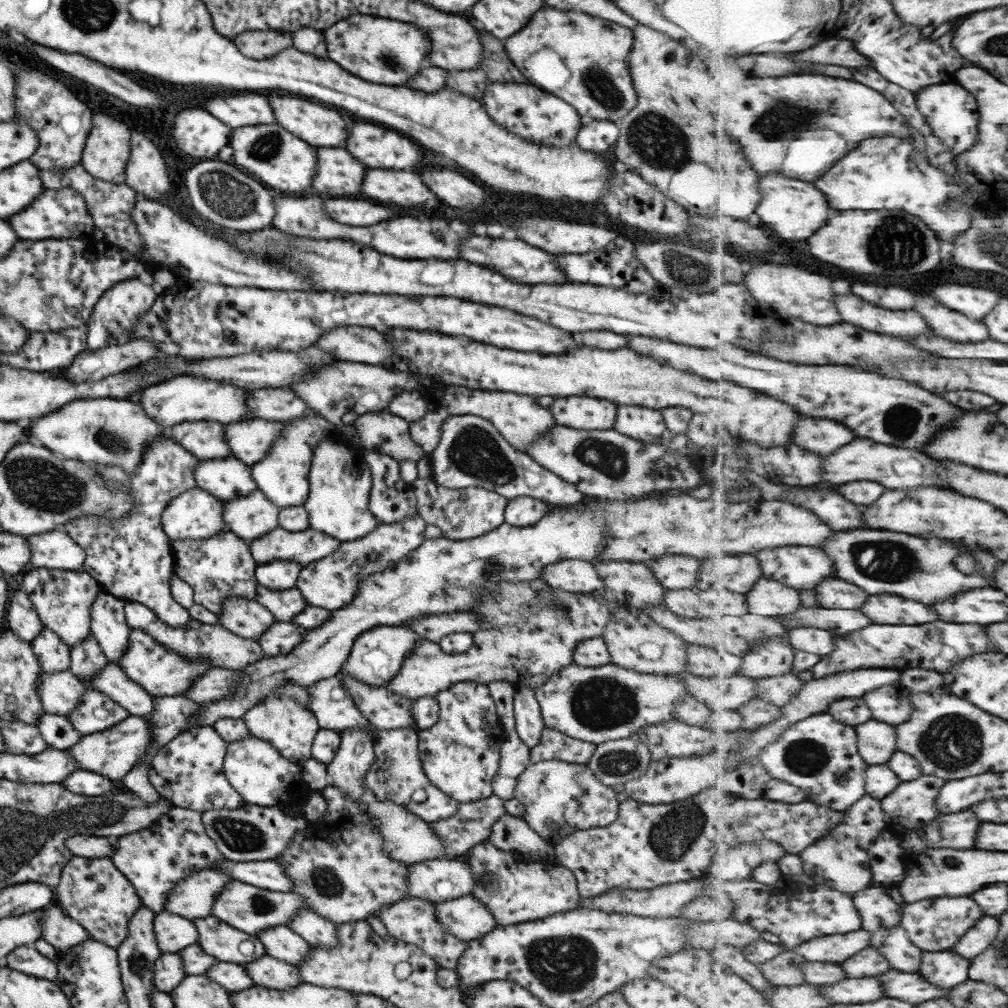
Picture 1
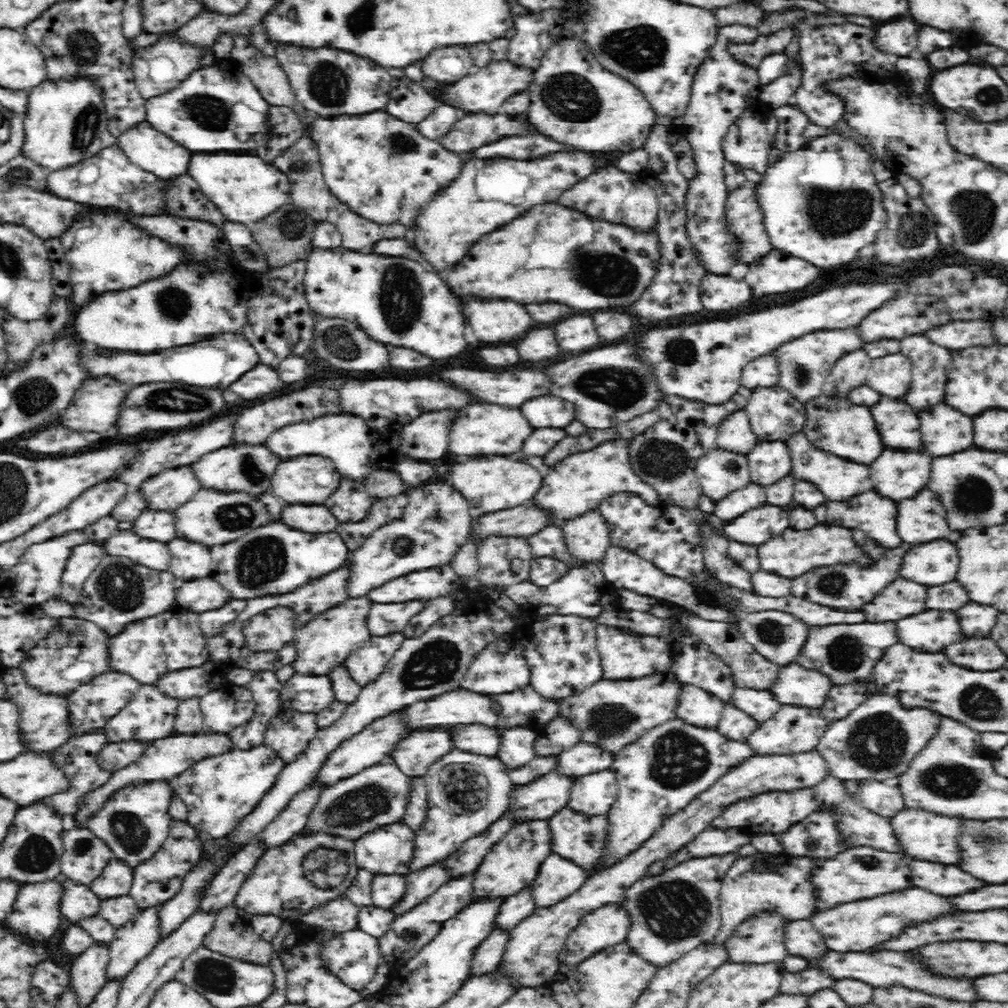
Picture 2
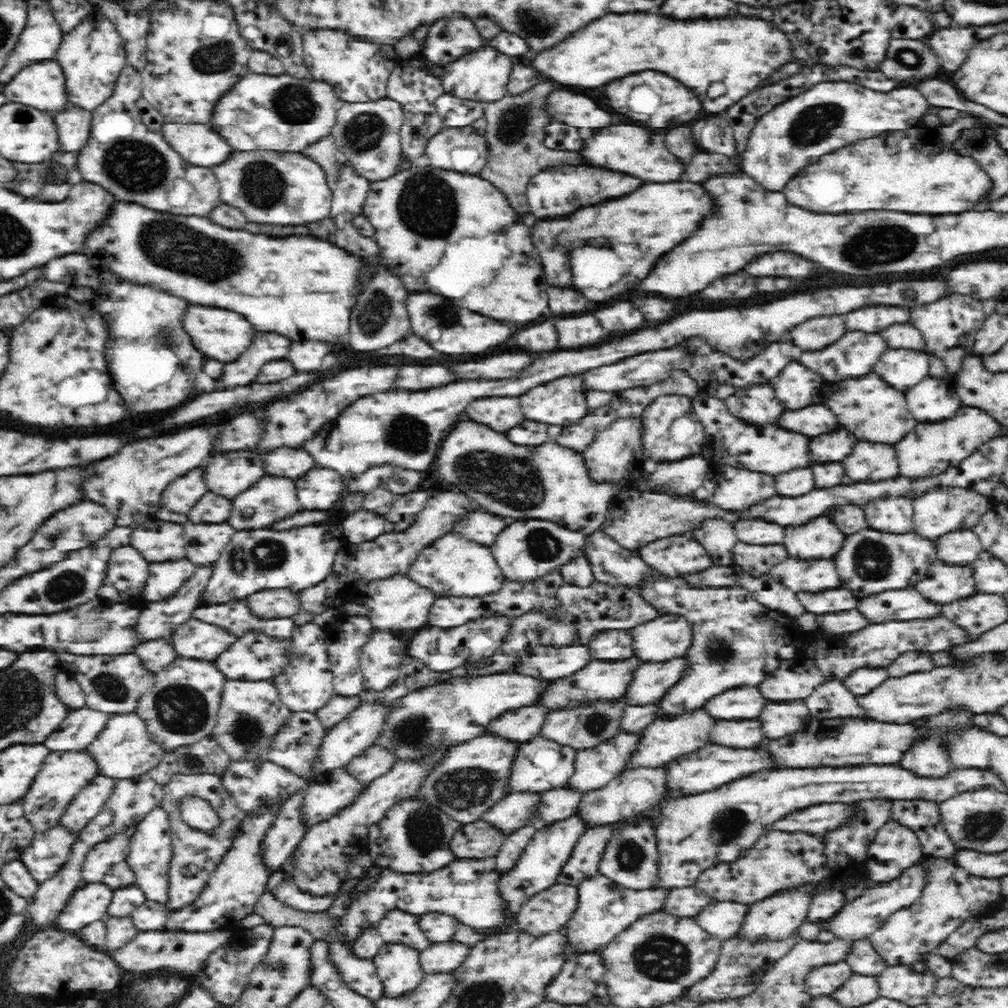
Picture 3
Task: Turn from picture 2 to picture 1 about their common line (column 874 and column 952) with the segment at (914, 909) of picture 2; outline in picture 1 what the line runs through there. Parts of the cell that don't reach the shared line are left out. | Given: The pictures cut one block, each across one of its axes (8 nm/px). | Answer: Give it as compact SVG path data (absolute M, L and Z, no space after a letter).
M927 898L904 907L901 924L909 938L923 951L953 950L955 944L975 926L981 916L987 915L973 898Z

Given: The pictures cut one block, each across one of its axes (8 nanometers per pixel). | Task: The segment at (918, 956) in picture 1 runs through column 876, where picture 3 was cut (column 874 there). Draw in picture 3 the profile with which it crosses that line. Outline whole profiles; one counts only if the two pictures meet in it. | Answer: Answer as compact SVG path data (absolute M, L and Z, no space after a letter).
M927 858L928 884L916 903L894 912L886 924L868 937L870 944L888 966L918 962L924 954L938 948L956 929L971 918L984 918L1002 910L1002 880L968 873L951 860Z

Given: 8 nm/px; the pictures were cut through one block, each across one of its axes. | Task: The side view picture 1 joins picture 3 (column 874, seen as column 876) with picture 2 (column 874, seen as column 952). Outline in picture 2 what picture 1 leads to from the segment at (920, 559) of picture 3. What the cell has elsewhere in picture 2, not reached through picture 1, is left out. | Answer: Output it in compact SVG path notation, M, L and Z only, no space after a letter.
M852 530L852 538L858 544L858 548L864 552L864 560L870 560L870 564L834 564L834 566L822 566L814 568L810 572L804 572L794 580L792 594L804 600L812 600L824 606L832 608L862 608L864 604L872 602L890 582L900 578L900 568L904 564L904 556L908 552L908 546L902 544L898 548L882 548L876 540L868 538L865 532Z

